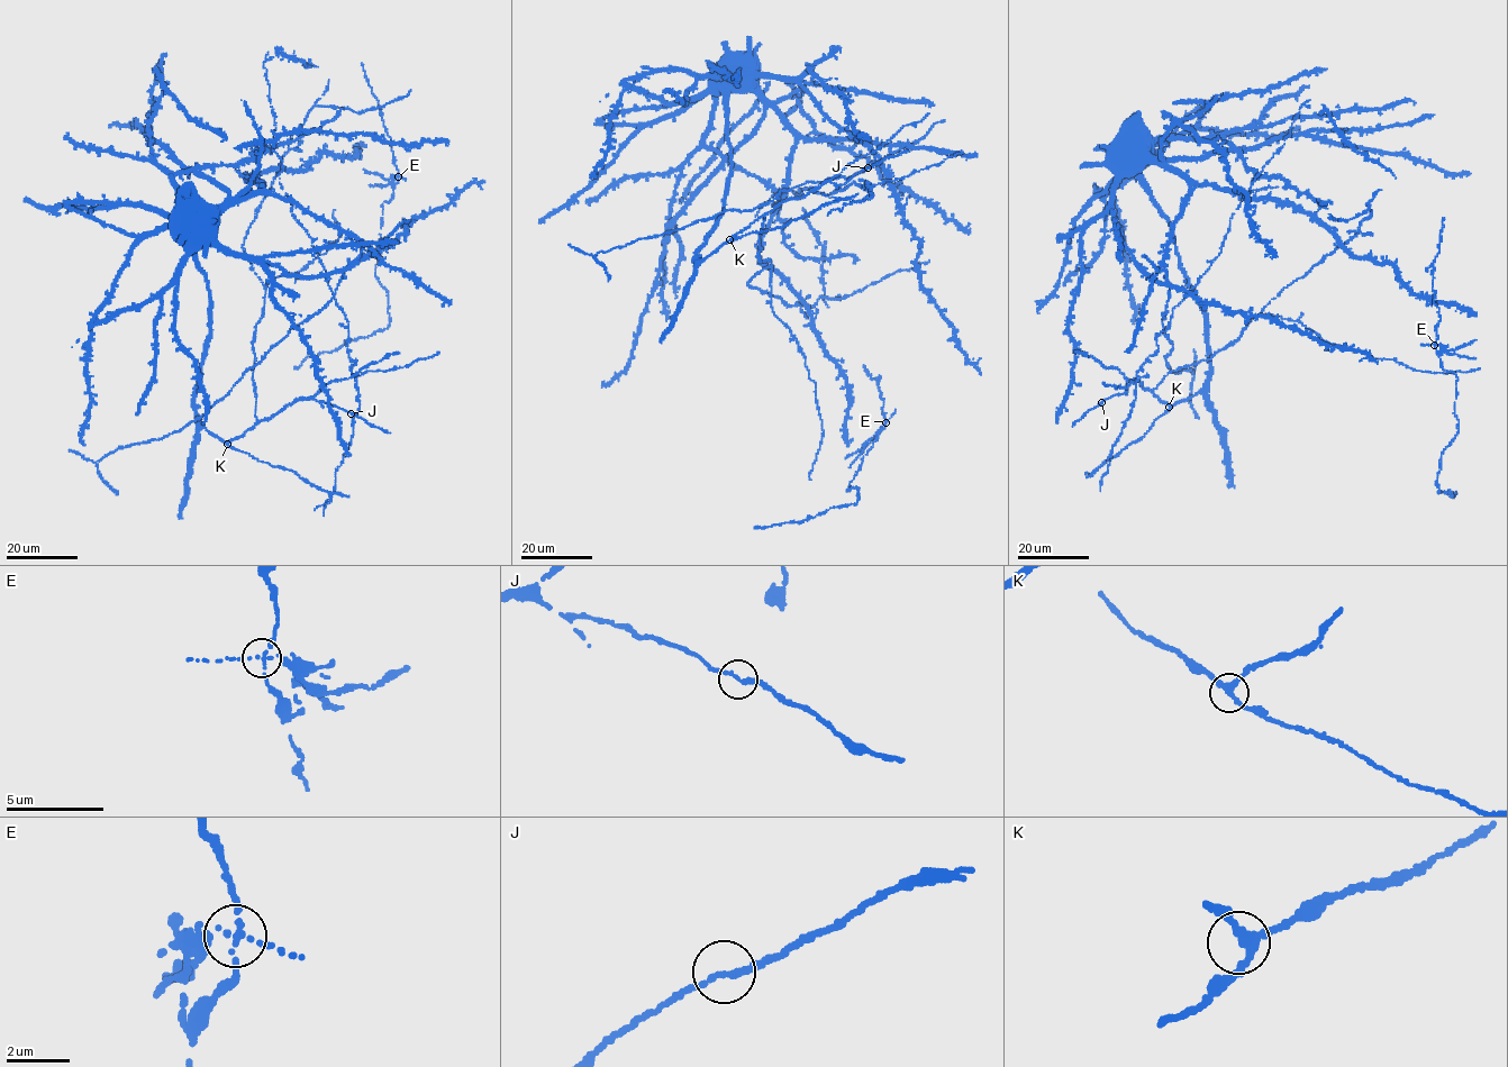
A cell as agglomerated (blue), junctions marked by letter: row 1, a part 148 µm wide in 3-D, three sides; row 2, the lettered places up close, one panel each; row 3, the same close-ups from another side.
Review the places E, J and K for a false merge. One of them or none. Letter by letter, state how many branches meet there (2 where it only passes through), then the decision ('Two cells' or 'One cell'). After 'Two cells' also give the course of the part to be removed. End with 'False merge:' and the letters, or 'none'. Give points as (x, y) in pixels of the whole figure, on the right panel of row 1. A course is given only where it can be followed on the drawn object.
E: Branches: 3. Two cells. Course of the part to remove: (1435, 345), (1451, 355), (1475, 358)
J: Branches: 2. One cell
K: Branches: 3. One cell
False merge: E

